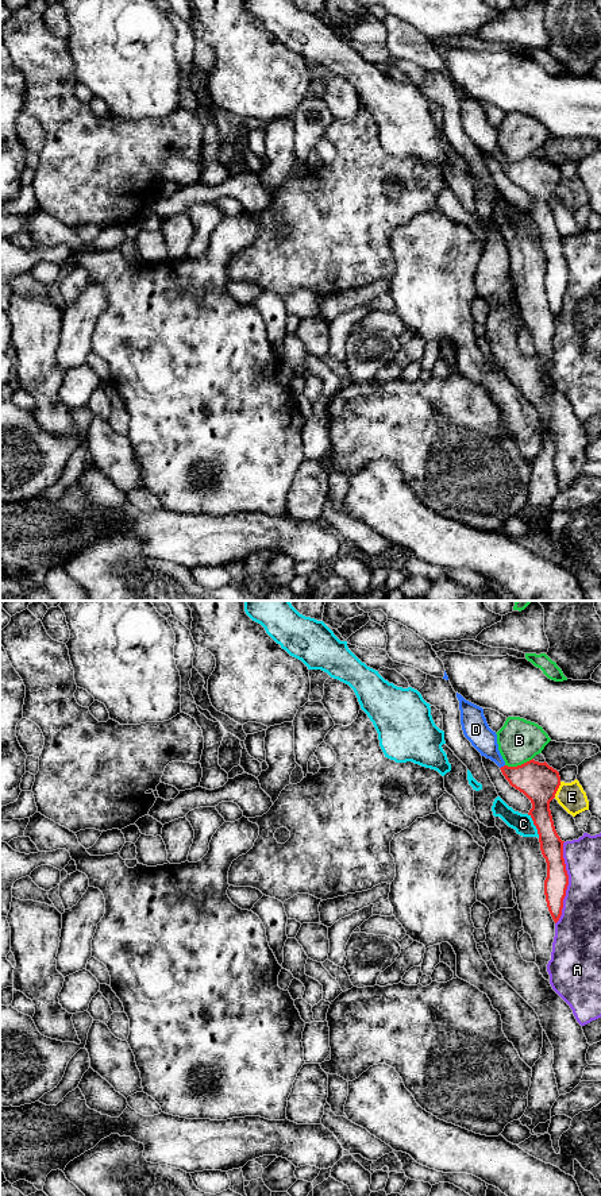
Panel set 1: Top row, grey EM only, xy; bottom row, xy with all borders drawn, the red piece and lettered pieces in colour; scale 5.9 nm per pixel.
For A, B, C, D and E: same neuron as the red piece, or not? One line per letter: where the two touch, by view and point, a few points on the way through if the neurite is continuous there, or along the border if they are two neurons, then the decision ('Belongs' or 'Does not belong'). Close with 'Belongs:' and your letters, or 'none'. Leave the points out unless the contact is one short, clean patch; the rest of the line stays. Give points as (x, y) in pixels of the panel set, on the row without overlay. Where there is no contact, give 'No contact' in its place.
A: Touches red at xy (567, 278). Does not belong
B: Touches red at xy (519, 161). Boundary: xy (532, 153), (516, 161), (505, 161). Does not belong
C: Touches red at xy (535, 220). Does not belong
D: Touches red at xy (501, 162). Path across: xy (539, 177), (516, 172), (501, 162), (478, 128). Belongs
E: Touches red at xy (557, 185). Boundary: xy (561, 177), (554, 192). Does not belong
Belongs: D

